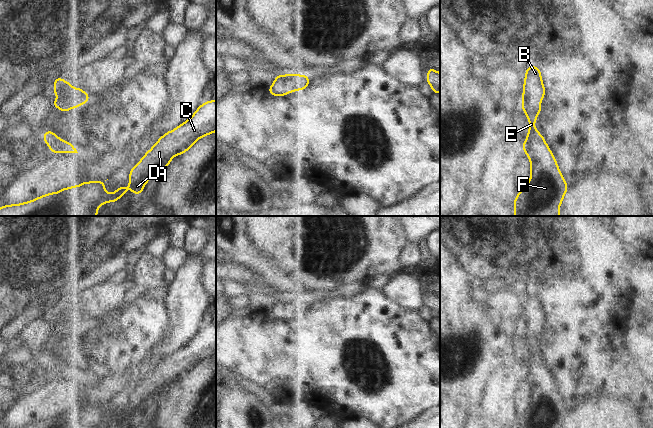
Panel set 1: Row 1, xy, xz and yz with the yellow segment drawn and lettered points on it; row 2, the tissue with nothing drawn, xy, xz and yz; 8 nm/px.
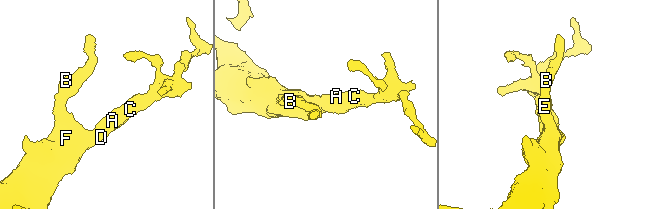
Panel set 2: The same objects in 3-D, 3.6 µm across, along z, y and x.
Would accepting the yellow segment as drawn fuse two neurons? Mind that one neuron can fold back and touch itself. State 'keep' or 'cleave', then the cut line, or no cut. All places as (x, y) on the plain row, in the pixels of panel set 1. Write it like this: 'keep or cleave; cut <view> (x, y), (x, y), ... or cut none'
keep; cut none

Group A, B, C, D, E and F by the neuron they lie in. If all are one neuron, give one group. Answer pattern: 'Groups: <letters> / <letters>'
Groups: A B C D E F.

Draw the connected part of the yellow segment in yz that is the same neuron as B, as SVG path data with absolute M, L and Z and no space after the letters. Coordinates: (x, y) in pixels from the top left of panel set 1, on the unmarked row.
M534 289L527 291L523 311L523 329L526 340L529 343L529 356L527 364L522 367L523 375L528 379L531 386L531 402L522 415L513 425L514 428L561 428L568 410L557 390L552 376L547 370L544 362L536 354L534 347L537 339L541 336L540 326L545 319L545 312L541 304L541 295Z

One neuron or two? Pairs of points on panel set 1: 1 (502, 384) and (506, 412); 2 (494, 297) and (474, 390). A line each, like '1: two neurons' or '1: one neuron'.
1: one neuron
2: two neurons

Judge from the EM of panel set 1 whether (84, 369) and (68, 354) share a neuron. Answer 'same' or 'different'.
same

